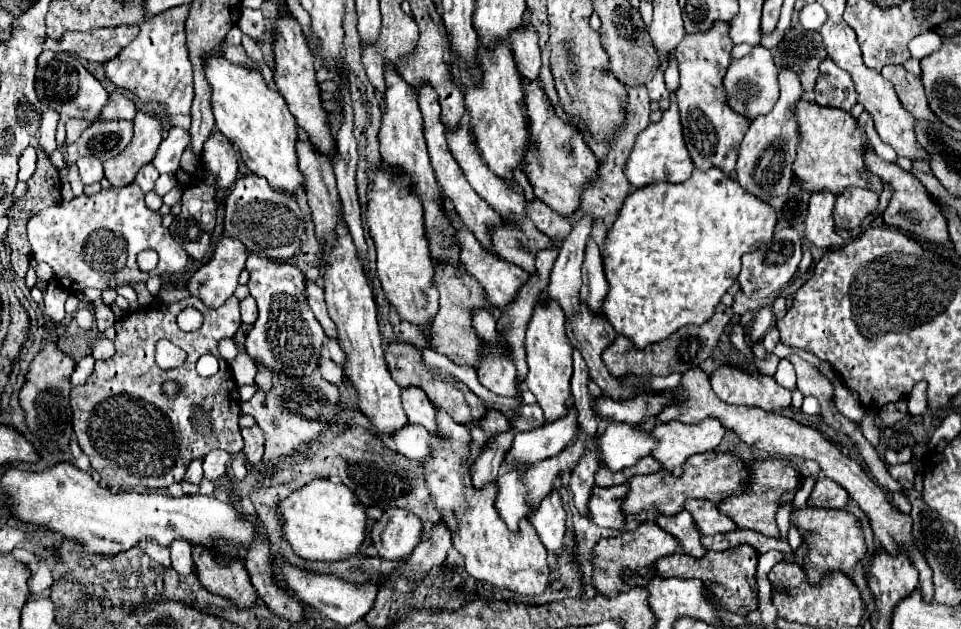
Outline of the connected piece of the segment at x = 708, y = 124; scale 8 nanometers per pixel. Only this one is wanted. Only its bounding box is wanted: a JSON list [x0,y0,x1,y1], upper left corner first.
[674,22,750,176]

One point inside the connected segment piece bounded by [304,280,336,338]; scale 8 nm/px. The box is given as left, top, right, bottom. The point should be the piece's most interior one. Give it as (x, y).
(314, 296)

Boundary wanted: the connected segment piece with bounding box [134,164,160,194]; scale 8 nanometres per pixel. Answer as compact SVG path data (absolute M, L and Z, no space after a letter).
M148 164L148 166L144 166L144 168L136 174L134 182L140 186L140 190L142 190L144 194L148 194L148 192L154 188L154 182L158 180L158 176L160 176L160 174L156 174L156 170L152 170L152 164Z

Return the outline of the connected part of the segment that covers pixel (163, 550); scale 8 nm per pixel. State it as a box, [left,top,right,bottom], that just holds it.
[146,540,170,566]

